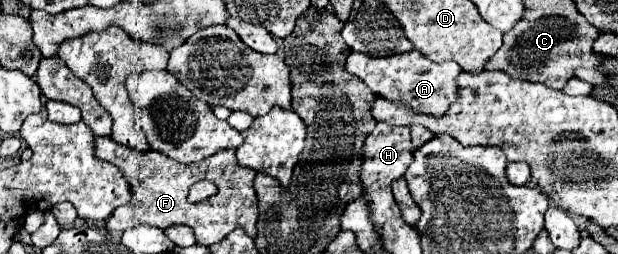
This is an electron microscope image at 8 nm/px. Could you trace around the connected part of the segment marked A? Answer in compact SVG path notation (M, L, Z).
M416 49L390 57L368 57L364 53L350 53L346 59L346 71L360 77L374 95L386 97L388 101L402 101L404 105L410 105L410 109L432 117L442 117L442 113L446 113L446 109L458 99L456 79L458 73L462 73L460 65L456 65L454 61L434 63Z

